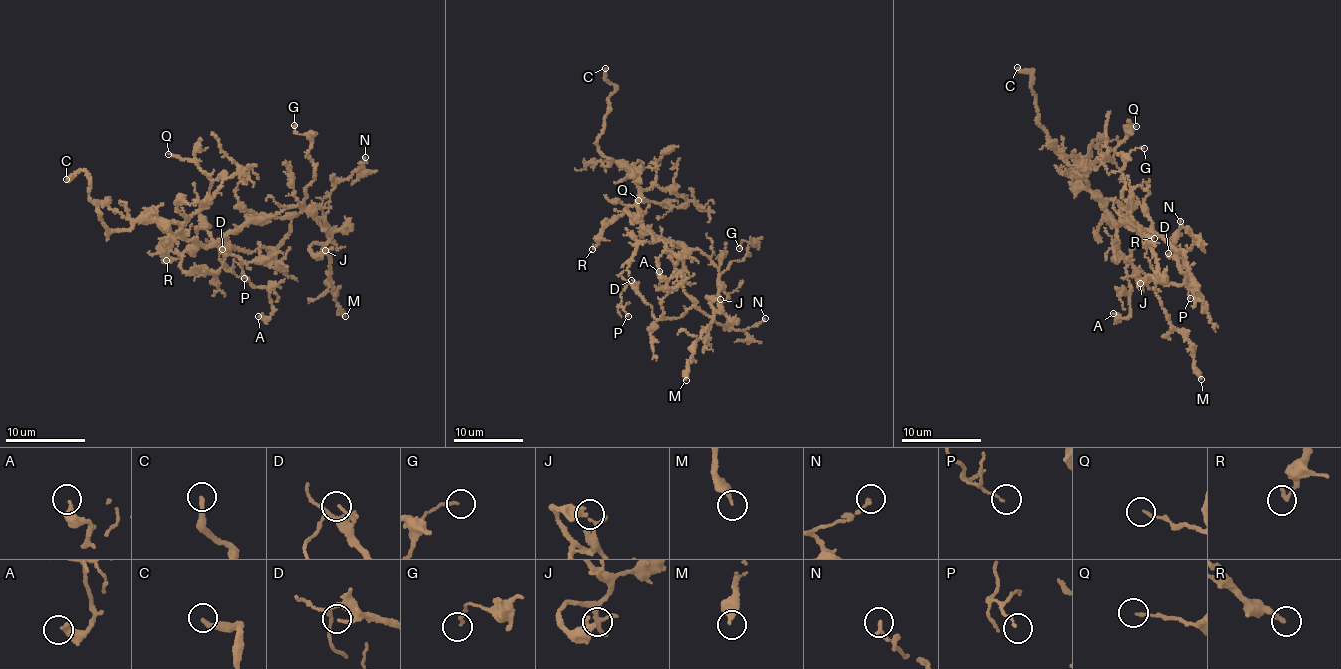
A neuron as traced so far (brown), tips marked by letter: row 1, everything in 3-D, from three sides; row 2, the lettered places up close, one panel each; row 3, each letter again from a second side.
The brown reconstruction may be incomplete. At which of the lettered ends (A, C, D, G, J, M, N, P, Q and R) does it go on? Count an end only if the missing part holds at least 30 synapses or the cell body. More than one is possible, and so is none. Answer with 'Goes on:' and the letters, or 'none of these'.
Goes on: C

